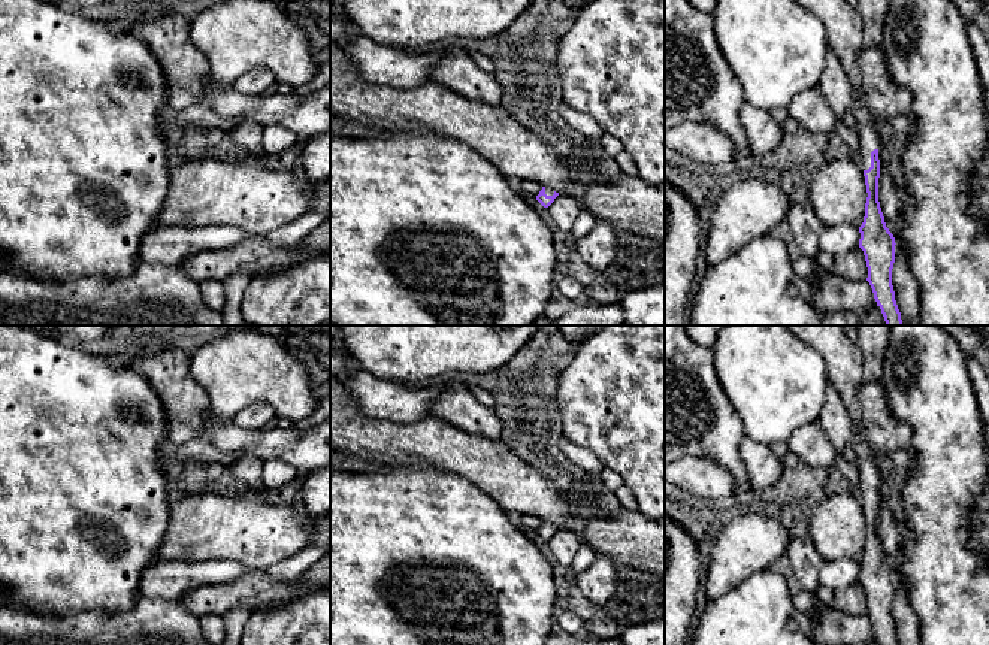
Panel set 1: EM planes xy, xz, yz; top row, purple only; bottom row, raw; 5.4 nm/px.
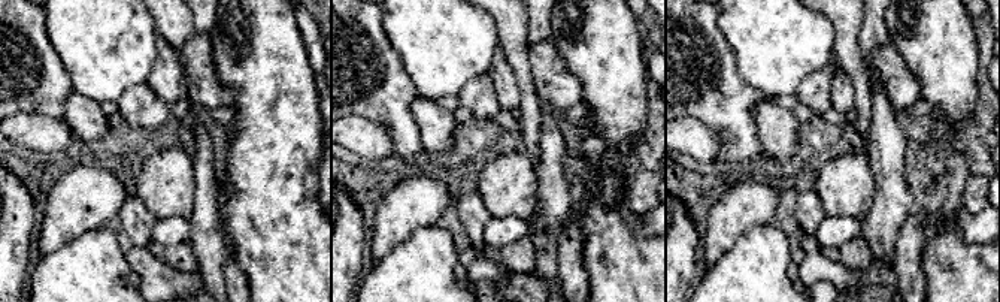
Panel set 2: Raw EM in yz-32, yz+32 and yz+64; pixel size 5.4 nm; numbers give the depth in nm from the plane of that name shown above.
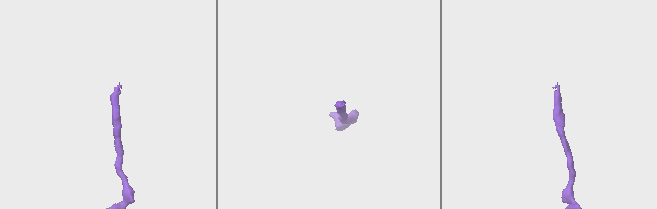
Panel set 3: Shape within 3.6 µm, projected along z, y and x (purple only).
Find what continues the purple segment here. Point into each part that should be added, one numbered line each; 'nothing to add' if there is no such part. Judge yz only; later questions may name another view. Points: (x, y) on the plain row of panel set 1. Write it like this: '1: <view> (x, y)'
1: yz (844, 362)

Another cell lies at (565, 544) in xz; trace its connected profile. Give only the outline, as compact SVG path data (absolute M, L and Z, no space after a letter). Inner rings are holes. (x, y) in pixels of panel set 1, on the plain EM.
M559 529L547 545L556 563L569 567L581 546L581 539L571 530Z

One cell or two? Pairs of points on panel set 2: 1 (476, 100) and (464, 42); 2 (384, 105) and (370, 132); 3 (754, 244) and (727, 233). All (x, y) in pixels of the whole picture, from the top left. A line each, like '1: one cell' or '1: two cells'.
1: two cells
2: two cells
3: two cells

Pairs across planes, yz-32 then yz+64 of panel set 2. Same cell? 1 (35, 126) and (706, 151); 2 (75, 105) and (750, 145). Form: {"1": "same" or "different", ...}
{"1": "same", "2": "different"}

